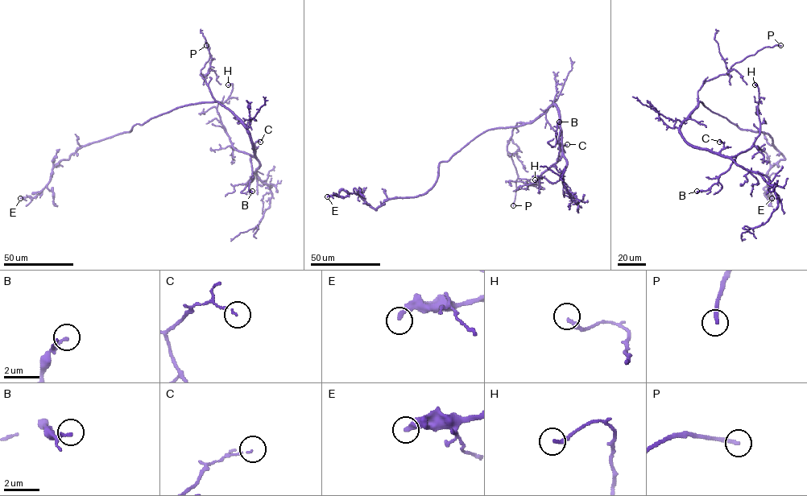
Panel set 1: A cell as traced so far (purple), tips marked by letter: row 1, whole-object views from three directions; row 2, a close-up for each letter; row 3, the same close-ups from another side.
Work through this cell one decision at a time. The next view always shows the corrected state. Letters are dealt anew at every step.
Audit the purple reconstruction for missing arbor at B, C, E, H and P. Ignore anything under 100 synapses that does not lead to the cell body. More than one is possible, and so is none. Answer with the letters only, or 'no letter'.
P

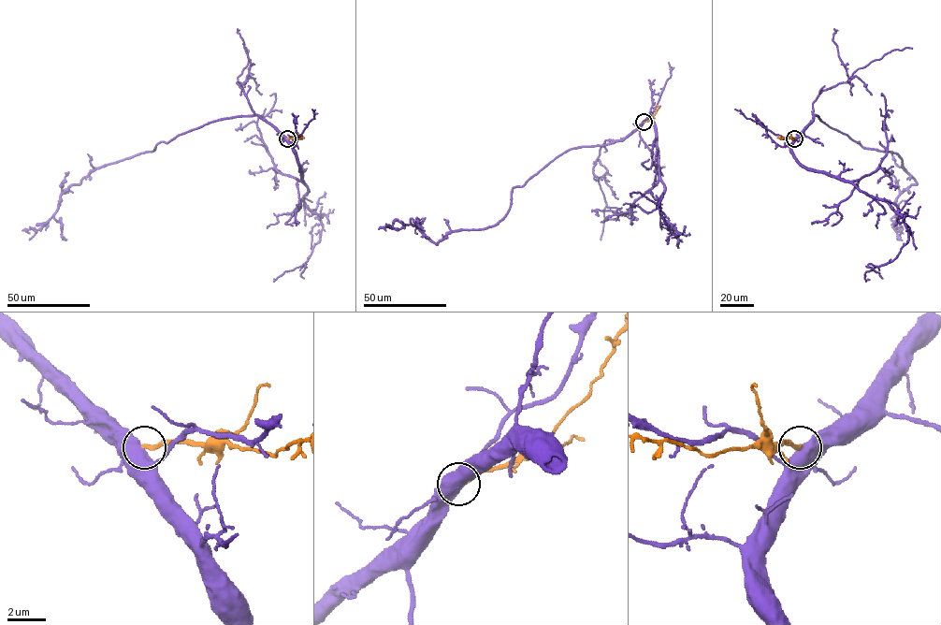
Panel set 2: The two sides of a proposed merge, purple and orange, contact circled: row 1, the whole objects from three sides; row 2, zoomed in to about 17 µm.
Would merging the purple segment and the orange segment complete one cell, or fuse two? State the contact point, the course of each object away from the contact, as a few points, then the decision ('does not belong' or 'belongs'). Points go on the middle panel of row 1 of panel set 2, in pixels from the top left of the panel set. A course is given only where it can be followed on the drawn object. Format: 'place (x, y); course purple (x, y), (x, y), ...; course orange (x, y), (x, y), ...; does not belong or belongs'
place (644, 122); course purple (644, 122), (556, 157), (513, 188), (494, 225), (437, 244), (415, 223), (379, 229); course orange (644, 122), (655, 114), (657, 105); does not belong

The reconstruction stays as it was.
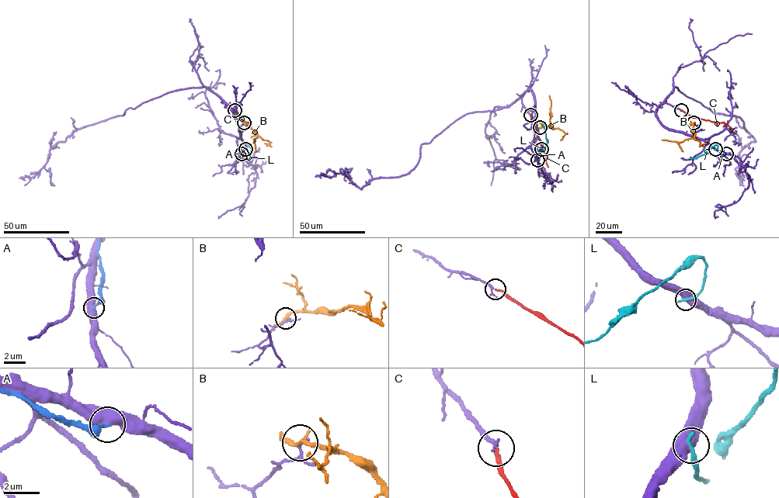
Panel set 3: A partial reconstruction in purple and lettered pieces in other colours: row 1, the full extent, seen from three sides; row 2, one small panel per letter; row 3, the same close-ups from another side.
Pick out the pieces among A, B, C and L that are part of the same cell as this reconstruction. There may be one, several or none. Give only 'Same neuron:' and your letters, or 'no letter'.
Same neuron: C

